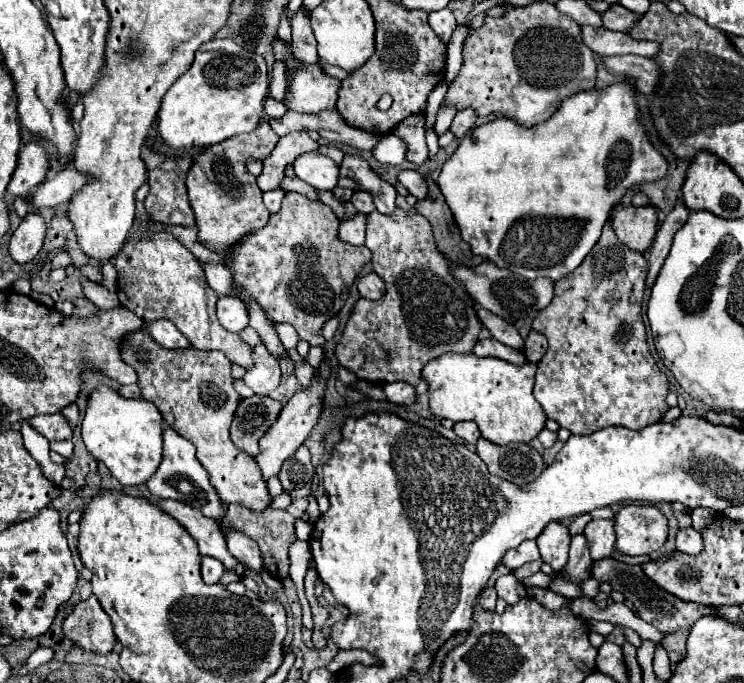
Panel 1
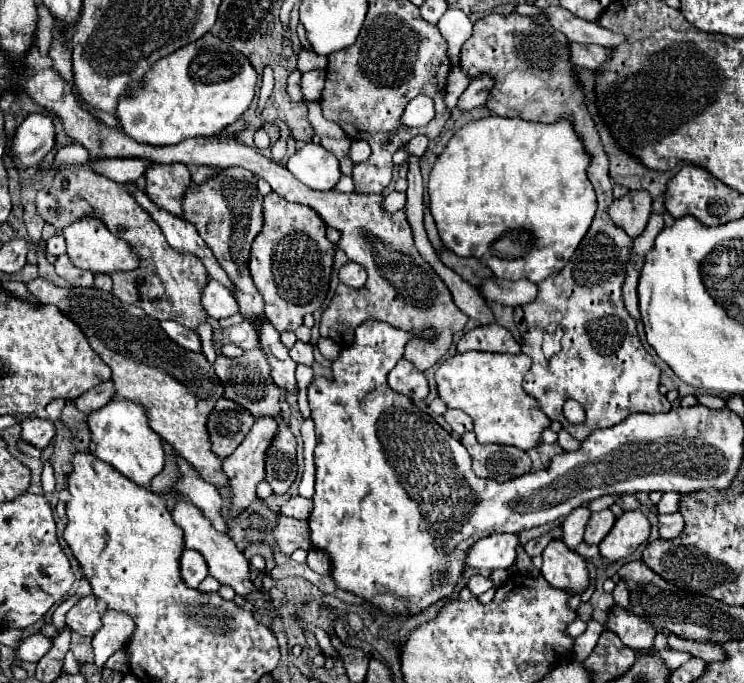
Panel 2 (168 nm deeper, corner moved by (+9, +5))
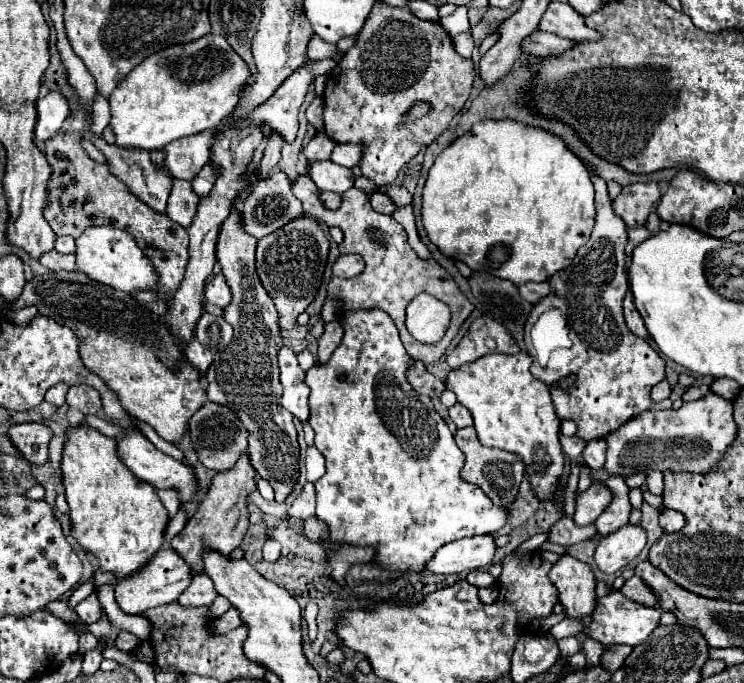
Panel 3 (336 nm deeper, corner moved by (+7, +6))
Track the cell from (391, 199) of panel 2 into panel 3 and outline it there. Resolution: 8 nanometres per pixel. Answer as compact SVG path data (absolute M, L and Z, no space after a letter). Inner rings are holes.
M383 191L373 193L373 197L371 197L371 207L373 207L377 213L385 213L385 215L395 213L395 209L397 209L395 201L393 201L387 193L383 193Z

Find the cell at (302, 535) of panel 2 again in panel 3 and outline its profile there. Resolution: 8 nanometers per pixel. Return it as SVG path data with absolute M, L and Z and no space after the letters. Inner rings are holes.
M309 517L303 521L303 535L311 543L317 543L317 537L329 537L329 531L327 525L323 525L323 521L319 521L317 517Z

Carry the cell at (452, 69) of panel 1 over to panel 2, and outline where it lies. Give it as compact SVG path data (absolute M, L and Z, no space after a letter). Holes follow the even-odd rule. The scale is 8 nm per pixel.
M449 8L441 20L437 22L439 32L443 34L443 38L449 44L449 54L451 54L451 64L455 66L459 62L459 50L461 46L467 42L467 38L473 32L473 24L469 20L469 16L457 8Z

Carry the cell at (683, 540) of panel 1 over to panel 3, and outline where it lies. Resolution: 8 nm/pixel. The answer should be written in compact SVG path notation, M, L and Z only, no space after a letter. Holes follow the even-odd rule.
M665 509L661 513L661 519L659 519L659 525L665 533L675 533L675 531L681 531L681 527L685 525L685 517L679 513L679 511L673 511L673 509Z

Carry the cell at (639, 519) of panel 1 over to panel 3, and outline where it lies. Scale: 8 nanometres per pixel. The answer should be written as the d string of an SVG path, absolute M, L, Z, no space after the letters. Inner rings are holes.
M625 525L599 541L595 549L595 563L603 573L617 573L631 563L645 545L645 529L641 525Z

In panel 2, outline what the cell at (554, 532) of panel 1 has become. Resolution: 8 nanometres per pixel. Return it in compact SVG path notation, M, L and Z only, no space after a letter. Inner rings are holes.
M561 540L549 542L543 550L541 574L553 588L565 590L571 596L583 594L591 584L585 558L571 552Z

